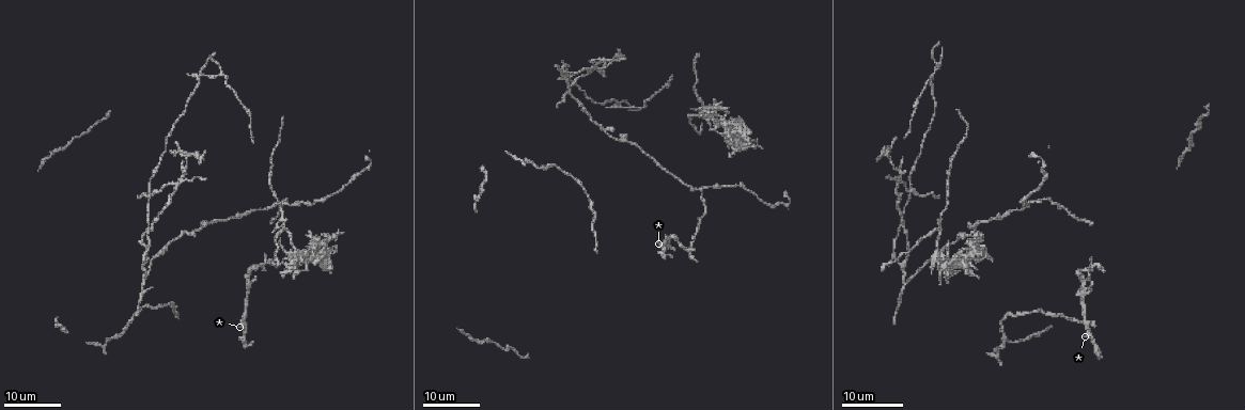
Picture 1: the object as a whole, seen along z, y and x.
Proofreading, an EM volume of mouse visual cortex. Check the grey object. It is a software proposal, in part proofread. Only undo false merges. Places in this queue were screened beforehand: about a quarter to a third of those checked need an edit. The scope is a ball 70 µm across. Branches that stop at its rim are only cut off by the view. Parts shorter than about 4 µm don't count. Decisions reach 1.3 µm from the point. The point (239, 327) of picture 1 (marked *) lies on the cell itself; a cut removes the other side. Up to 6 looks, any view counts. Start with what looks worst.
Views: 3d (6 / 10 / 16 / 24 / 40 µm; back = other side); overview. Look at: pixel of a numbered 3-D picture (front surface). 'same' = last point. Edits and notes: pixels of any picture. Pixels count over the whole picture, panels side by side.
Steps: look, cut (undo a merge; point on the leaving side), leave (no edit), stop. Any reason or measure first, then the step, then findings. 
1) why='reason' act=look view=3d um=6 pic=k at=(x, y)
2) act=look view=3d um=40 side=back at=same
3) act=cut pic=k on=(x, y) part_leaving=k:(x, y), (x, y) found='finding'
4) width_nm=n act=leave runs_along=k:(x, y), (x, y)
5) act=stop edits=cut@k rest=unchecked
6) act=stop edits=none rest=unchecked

why='four arms meet' act=look view=3d um=24 pic=1 at=(703, 106)

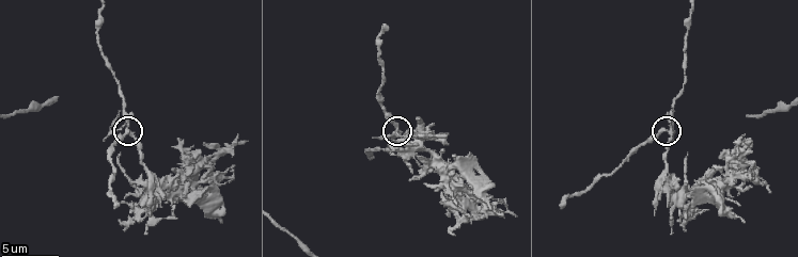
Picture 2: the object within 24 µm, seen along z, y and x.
act=look view=3d um=10 pic=2 at=(399, 131)

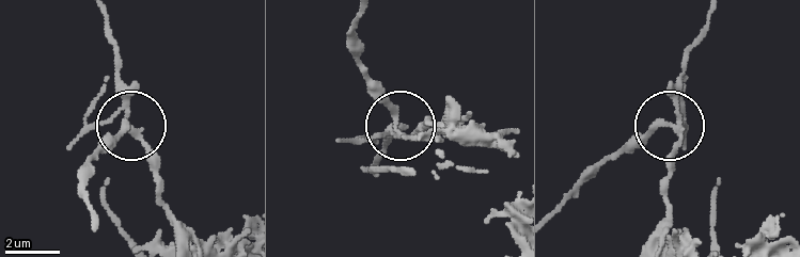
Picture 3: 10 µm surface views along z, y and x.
why='from behind' act=look view=3d um=10 side=back pic=3 at=(670, 124)

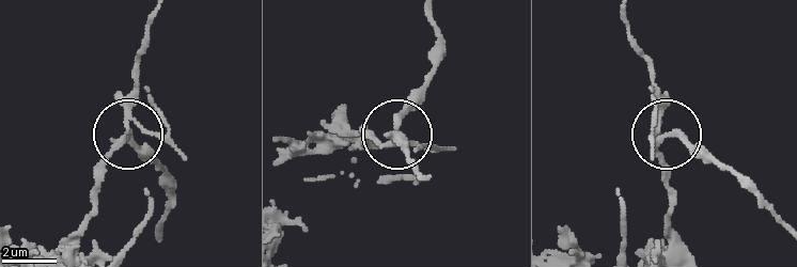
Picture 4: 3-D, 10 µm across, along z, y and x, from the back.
side_arm_um=13 act=cut pic=4 on=(100, 173) part_leaving=4:(122, 135), (146, 20) found='a second cell is stuck on'

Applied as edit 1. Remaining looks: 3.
why='a fork' act=look view=3d um=24 pic=1 at=(175, 183)

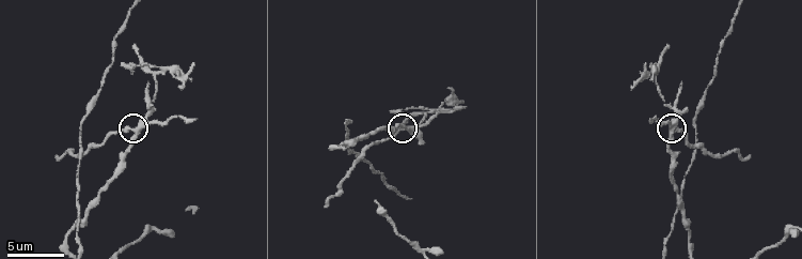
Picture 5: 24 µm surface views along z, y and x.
act=look view=3d um=6 pic=5 at=(135, 131)

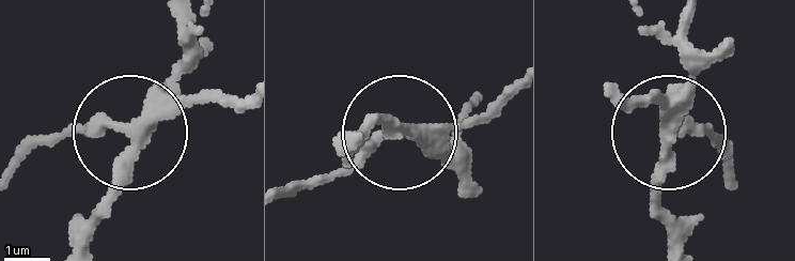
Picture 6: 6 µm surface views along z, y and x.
width_nm=320 act=leave runs_along=6:(74, 248), (117, 156), (200, 56) found='one cell here'

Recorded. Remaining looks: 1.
act=stop edits=cut@4 rest=unchecked

